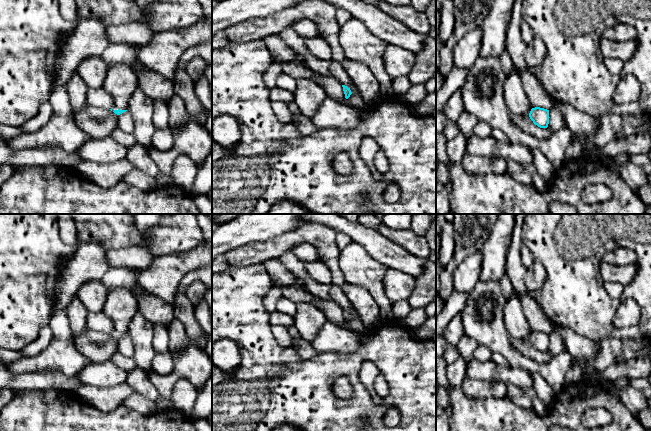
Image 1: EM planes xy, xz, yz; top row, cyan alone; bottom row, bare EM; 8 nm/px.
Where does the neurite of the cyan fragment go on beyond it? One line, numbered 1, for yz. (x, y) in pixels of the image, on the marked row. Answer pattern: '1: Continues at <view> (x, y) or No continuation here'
1: No continuation here

